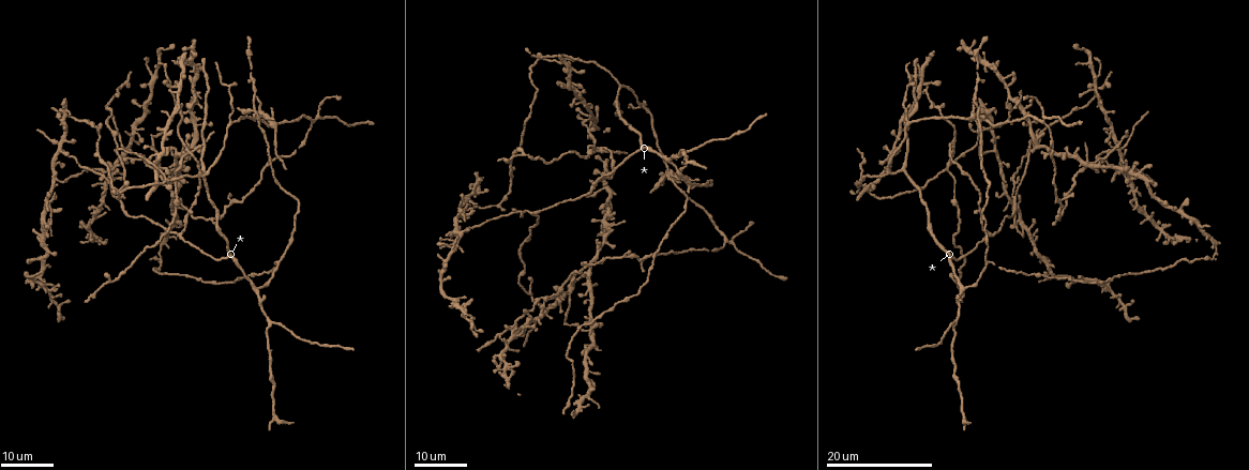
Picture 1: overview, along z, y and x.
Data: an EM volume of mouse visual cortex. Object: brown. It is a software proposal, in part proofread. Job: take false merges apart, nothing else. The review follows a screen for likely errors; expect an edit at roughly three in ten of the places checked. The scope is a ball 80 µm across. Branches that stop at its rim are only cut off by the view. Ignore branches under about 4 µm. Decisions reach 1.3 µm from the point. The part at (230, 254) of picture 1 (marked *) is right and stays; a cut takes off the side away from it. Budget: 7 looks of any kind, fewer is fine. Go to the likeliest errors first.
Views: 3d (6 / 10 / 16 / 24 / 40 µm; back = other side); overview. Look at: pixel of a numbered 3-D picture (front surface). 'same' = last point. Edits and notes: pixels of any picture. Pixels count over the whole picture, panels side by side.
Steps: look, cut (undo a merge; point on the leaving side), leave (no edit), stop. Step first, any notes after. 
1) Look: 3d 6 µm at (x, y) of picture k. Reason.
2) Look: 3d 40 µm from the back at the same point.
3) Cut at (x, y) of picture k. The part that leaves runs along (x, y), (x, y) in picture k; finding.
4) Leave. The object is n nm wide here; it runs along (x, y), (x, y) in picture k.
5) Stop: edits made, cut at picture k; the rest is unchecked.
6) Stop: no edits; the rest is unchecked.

Look: 3d 24 µm at (553, 293) of picture 1. Branch point.

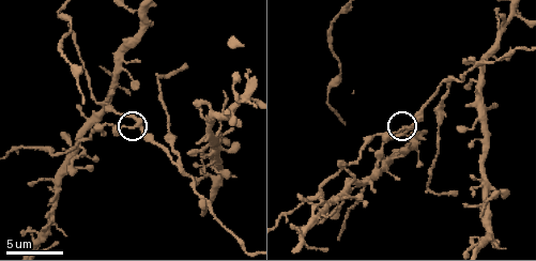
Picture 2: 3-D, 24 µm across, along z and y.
Look: 3d 10 µm at (403, 126) of picture 2.

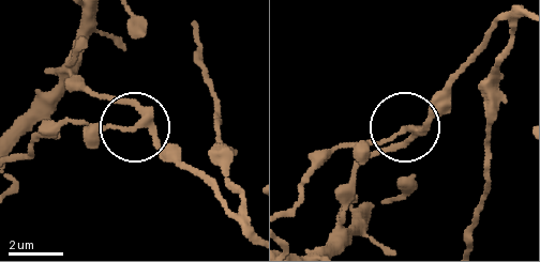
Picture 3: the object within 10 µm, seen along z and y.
Cut at (101, 123) of picture 3. The side arm is 22 µm long; 3 arms meet here; a second neuron is stuck on.

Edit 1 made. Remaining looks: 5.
Look: 3d 24 µm at (951, 152) of picture 1. Four or more arms meet.

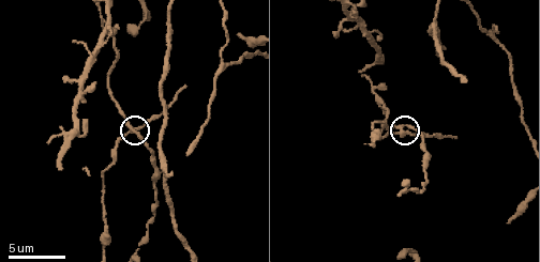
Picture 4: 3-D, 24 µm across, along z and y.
Look: 3d 6 µm at (130, 129) of picture 4. Closer look.

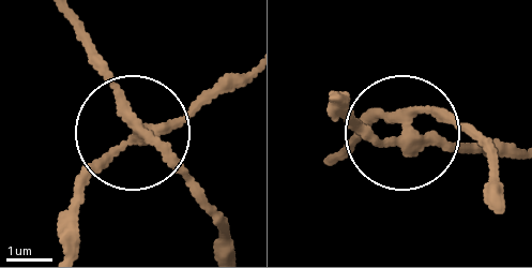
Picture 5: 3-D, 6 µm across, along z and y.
Cut at (198, 103) of picture 5. 4 arms meet here; the part that leaves runs along (133, 132), (84, 197), (69, 243) in picture 5; a second neuron is stuck on.

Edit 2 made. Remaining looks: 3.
Look: 3d 16 µm at (529, 211) of picture 1.

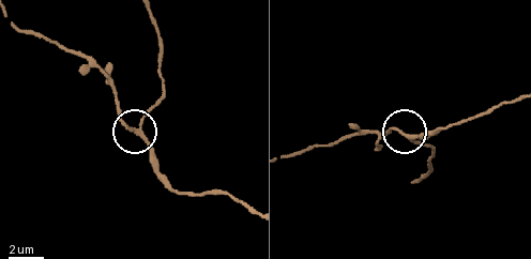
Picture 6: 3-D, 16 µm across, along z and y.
Look: 3d 6 µm at (406, 135) of picture 6.

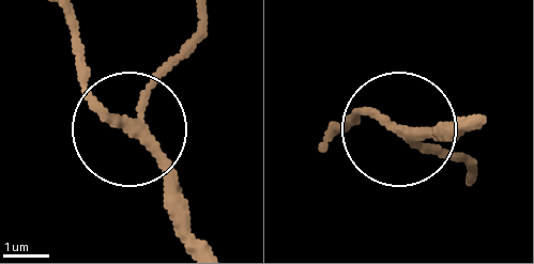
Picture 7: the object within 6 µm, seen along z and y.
Leave. 3 arms meet here; it runs along (208, 244), (73, 52) in picture 7; all the same neuron.

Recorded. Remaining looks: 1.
Stop: edits made, cut at picture 3, cut at picture 5; the rest is unchecked.

